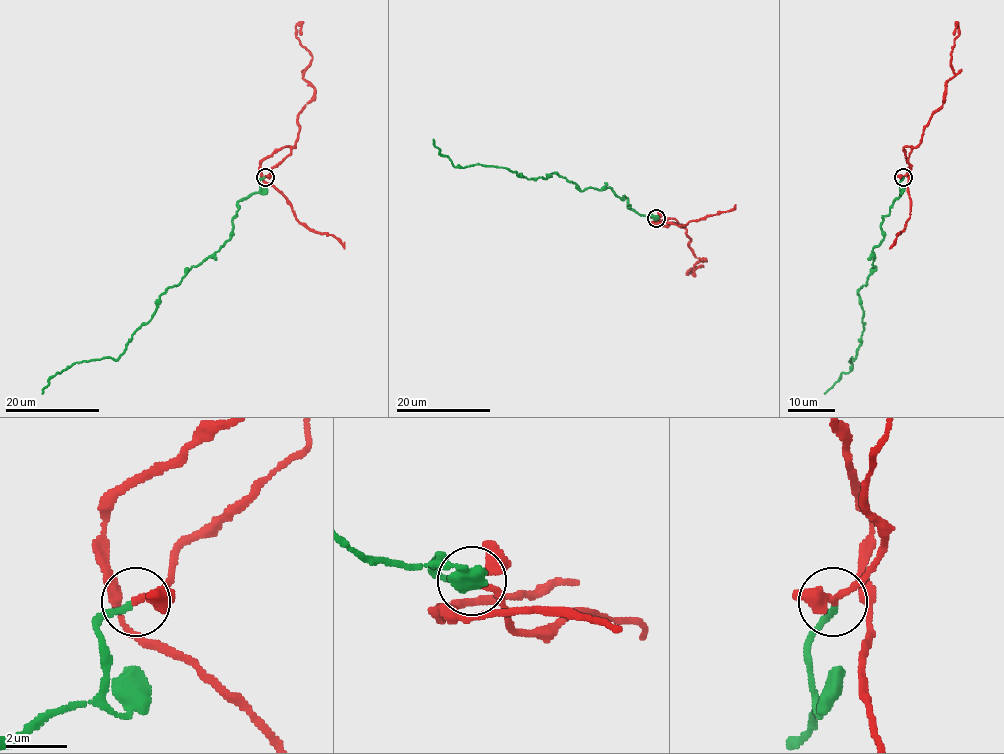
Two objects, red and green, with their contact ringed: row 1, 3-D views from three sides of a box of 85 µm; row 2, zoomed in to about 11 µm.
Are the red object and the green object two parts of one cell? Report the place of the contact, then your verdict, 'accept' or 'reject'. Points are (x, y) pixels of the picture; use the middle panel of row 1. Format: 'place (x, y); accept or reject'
place (656, 218); accept

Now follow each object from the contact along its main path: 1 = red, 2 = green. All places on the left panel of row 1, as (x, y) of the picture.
1: (265, 176), (290, 154), (290, 147), (264, 159), (261, 179), (285, 198), (301, 223), (334, 236), (344, 248)
2: (264, 176), (258, 192), (237, 203), (231, 237), (159, 296), (152, 317), (116, 360), (72, 363), (42, 394)

